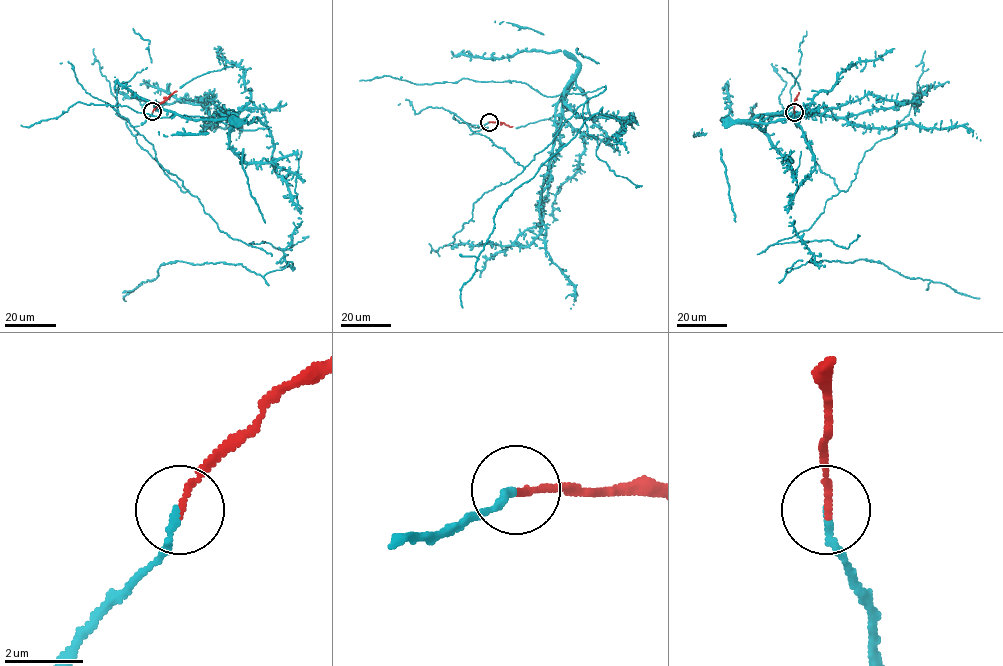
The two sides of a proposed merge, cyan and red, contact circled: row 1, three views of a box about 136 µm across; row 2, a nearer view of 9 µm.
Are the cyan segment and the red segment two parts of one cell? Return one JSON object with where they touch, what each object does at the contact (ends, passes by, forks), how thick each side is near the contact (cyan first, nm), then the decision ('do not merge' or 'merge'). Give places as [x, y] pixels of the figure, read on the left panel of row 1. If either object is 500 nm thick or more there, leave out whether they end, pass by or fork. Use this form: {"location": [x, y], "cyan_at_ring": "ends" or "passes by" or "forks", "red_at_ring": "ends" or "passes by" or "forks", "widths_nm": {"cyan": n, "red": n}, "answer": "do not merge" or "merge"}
{"location": [152, 111], "cyan_at_ring": "ends", "red_at_ring": "ends", "widths_nm": {"cyan": 170, "red": 160}, "answer": "merge"}

